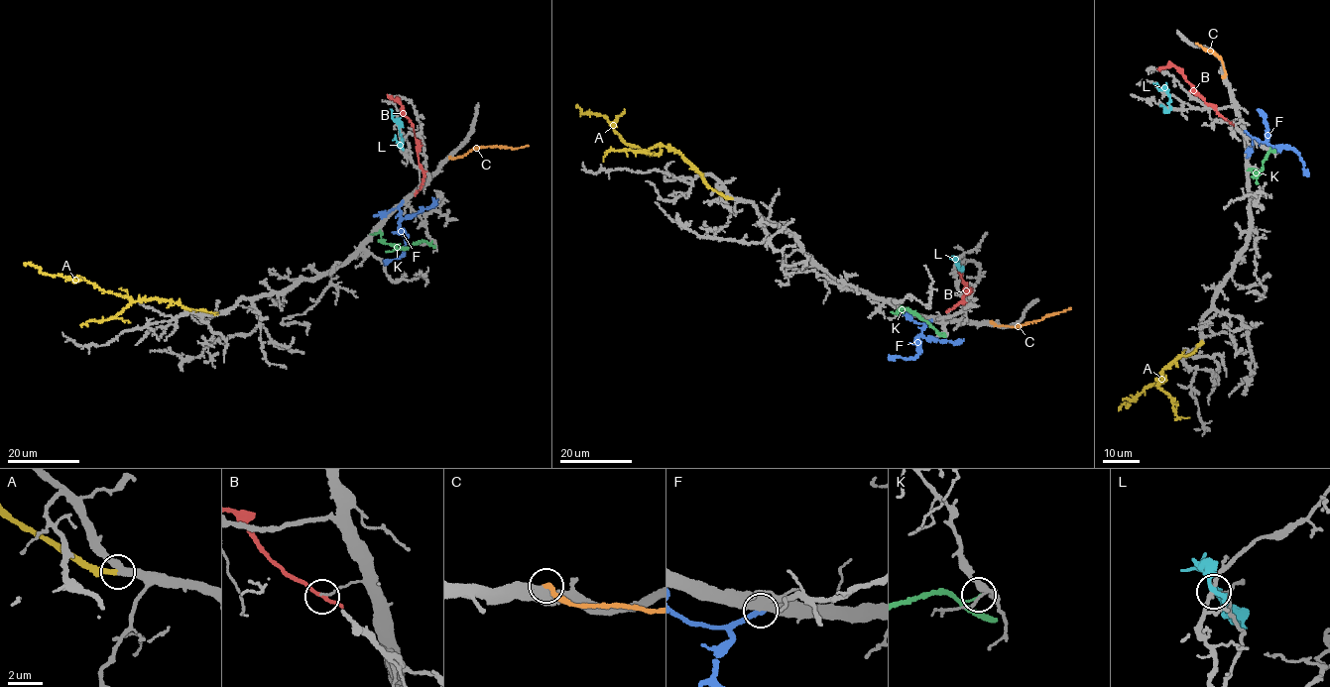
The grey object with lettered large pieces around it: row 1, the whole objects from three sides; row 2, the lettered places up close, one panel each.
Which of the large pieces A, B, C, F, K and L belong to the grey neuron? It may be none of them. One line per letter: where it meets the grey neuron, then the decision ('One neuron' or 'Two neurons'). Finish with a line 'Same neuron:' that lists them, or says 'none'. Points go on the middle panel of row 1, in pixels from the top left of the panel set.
A: Touches grey at (731, 198). One neuron
B: Touches grey at (949, 309). Two neurons
C: Touches grey at (991, 321). Two neurons
F: Touches grey at (931, 320). Two neurons
K: Touches grey at (943, 333). Two neurons
L: Touches grey at (956, 264). Two neurons
Same neuron: A

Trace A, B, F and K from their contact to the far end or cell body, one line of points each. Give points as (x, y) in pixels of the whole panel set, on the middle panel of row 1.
A: (731, 197), (710, 187), (678, 153), (661, 146), (659, 154), (648, 154), (625, 143), (606, 117), (577, 105)
B: (948, 309), (963, 302), (963, 296), (970, 290), (965, 288), (959, 270)
F: (931, 320), (916, 340), (917, 354), (914, 358), (888, 358)
K: (944, 333), (939, 333), (901, 307), (902, 311), (896, 313), (891, 311)

